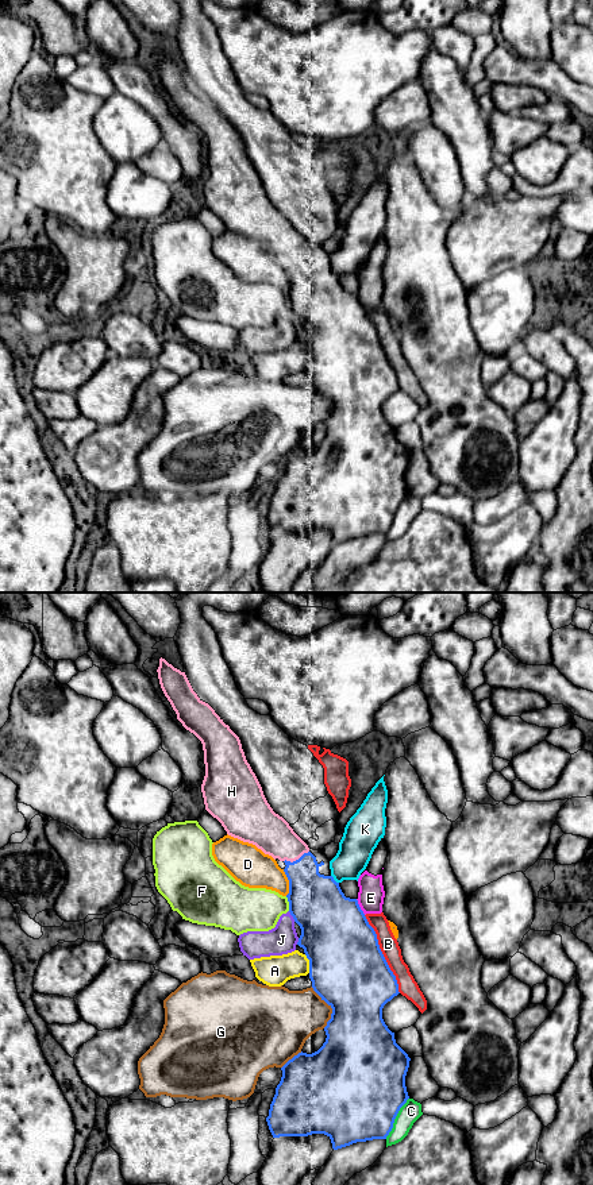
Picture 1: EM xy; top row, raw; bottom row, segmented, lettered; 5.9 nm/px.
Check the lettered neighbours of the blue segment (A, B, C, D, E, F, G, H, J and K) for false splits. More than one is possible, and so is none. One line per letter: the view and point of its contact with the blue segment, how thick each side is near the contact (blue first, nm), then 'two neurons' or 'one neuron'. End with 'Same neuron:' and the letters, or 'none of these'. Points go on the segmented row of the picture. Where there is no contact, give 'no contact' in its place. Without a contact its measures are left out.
A: xy (310, 964) | 460/190 nm | two neurons
B: xy (382, 954) | 460/110 nm | two neurons
C: xy (395, 1118) | 500/120 nm | two neurons
D: xy (289, 883) | 320/220 nm | two neurons
E: xy (359, 907) | 420/160 nm | two neurons
F: xy (289, 903) | 340/260 nm | two neurons
G: xy (331, 1007) | 460/320 nm | two neurons
H: xy (296, 860) | 300/240 nm | one neuron
J: xy (292, 915) | 380/170 nm | two neurons
K: xy (332, 879) | 340/200 nm | two neurons
Same neuron: H

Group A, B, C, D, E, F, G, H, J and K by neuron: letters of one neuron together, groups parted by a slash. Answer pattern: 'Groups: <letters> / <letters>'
Groups: A / B / C / D / E / F / G / H / J K

